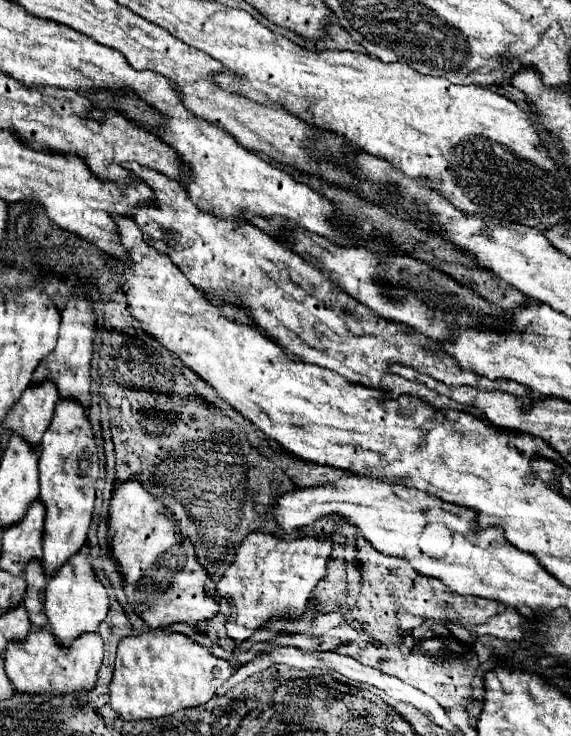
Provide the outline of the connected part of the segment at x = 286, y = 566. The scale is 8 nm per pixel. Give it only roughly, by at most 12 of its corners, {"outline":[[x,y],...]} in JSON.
{"outline":[[249,532],[217,582],[241,644],[307,610],[333,542]]}

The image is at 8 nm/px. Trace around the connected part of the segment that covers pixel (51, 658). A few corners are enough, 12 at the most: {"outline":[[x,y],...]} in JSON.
{"outline":[[49,626],[5,652],[17,692],[71,694],[93,688],[103,658],[99,632],[69,648]]}

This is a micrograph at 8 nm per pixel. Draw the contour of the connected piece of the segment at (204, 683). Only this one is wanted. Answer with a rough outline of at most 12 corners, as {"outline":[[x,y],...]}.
{"outline":[[125,636],[111,708],[125,720],[203,706],[233,676],[193,638]]}

